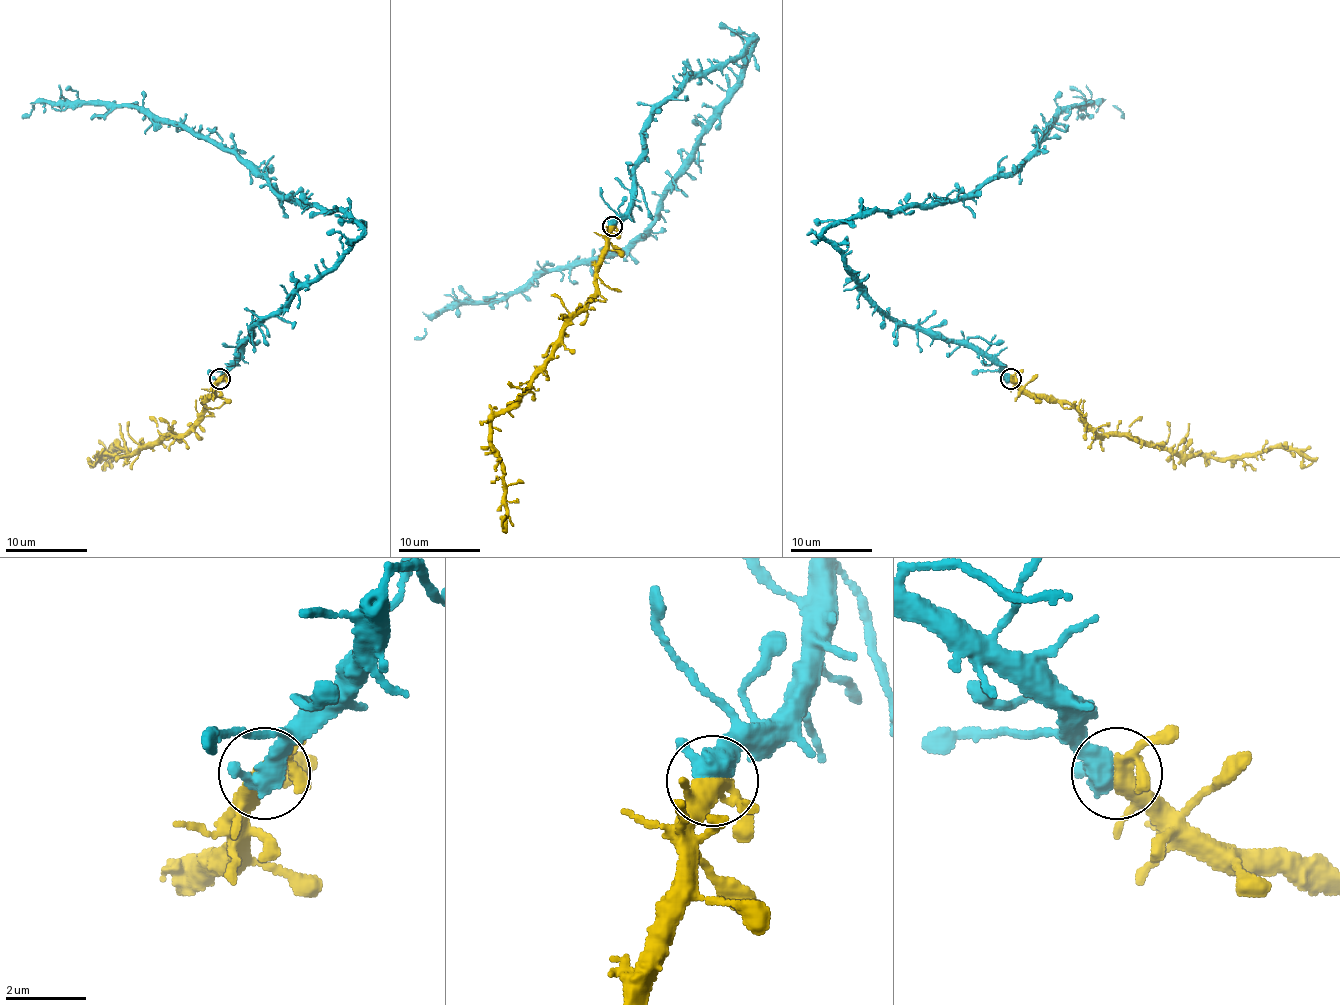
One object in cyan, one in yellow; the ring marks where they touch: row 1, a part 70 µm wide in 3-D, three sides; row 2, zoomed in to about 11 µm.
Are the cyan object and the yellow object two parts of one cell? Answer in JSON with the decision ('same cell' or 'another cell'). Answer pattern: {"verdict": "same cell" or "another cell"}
{"verdict": "same cell"}

